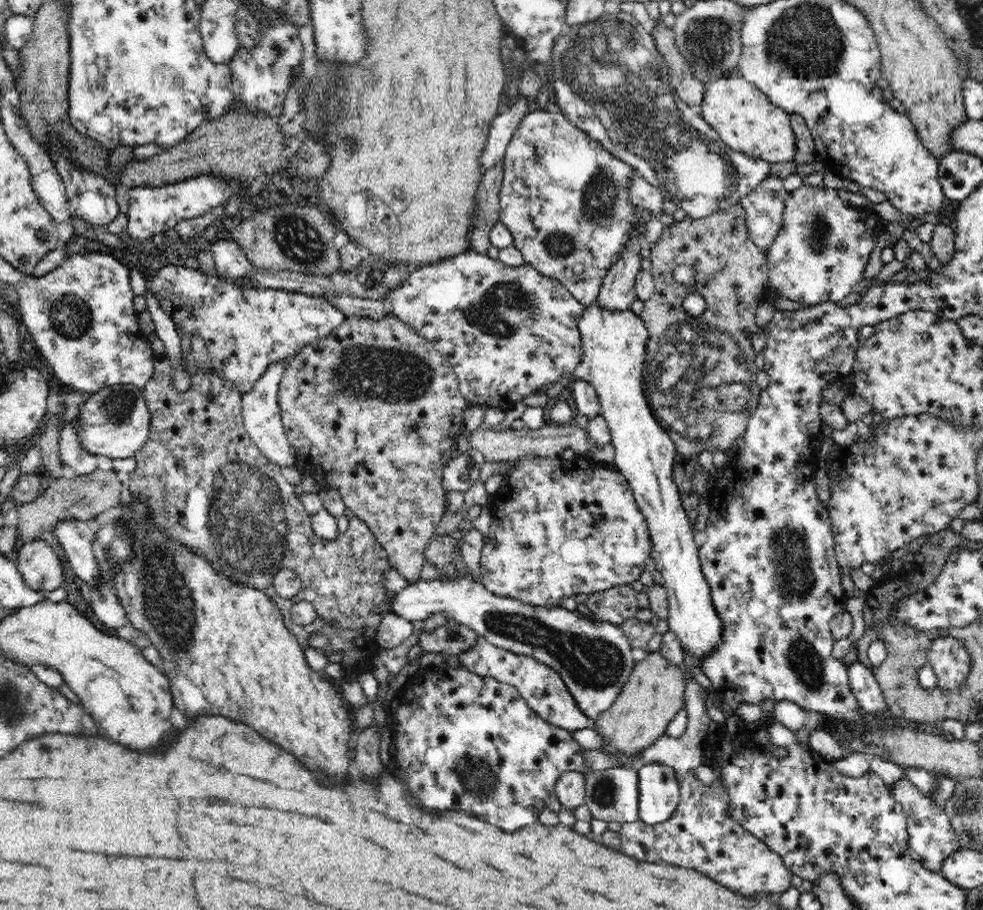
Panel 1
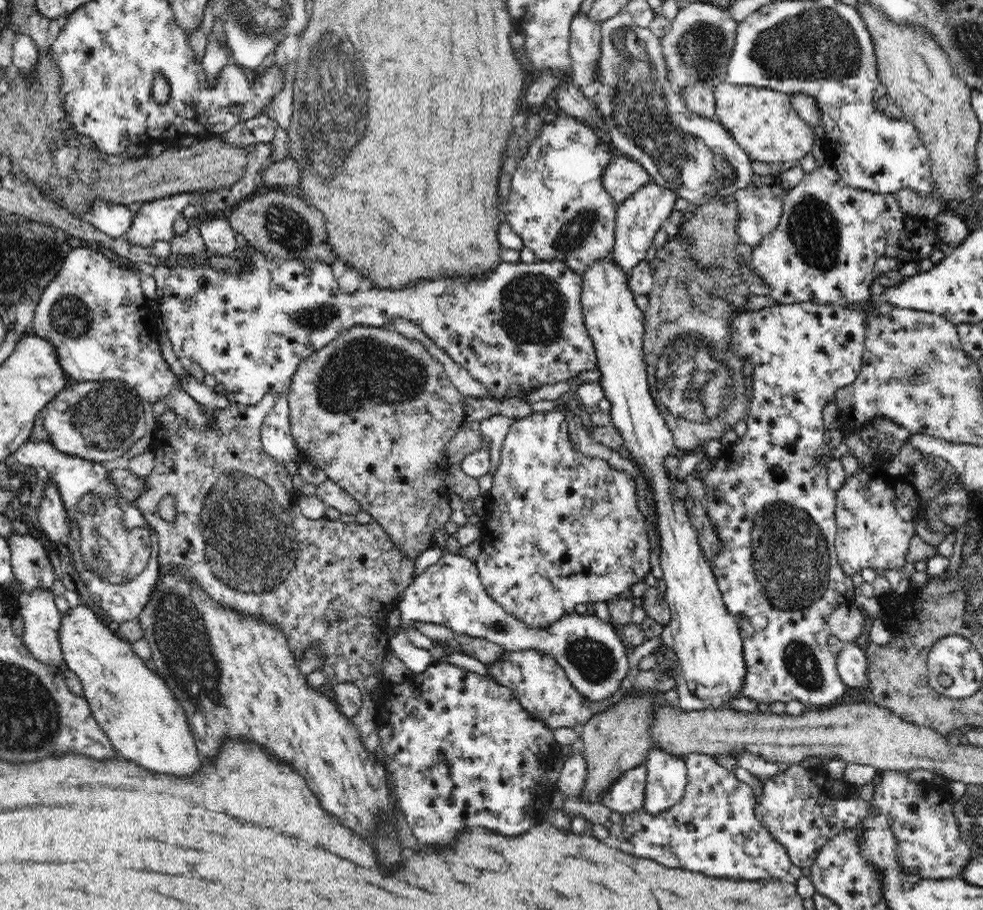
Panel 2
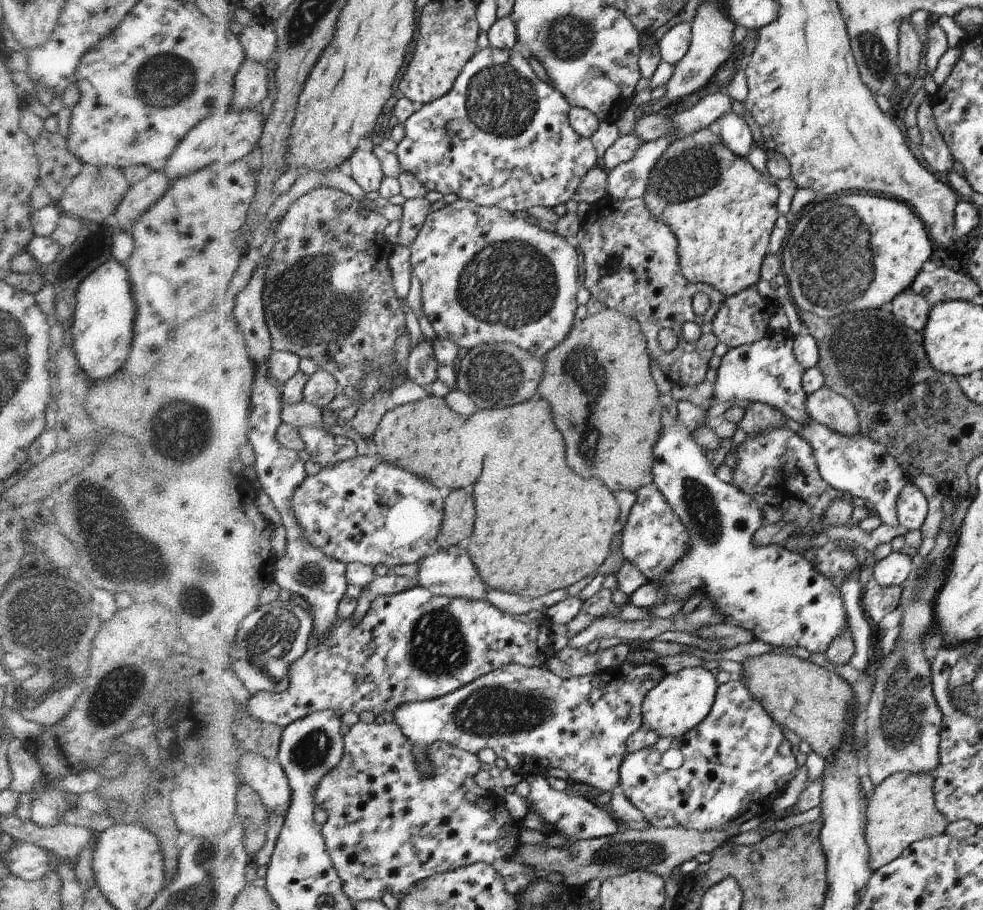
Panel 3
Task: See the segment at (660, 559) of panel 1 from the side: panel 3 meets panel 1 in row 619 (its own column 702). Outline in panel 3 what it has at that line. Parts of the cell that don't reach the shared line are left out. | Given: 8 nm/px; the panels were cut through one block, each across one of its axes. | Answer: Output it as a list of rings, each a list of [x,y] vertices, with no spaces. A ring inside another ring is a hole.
[[[686,667],[667,673],[646,696],[642,703],[642,724],[659,737],[680,738],[690,733],[711,713],[716,696],[716,678],[703,667]]]

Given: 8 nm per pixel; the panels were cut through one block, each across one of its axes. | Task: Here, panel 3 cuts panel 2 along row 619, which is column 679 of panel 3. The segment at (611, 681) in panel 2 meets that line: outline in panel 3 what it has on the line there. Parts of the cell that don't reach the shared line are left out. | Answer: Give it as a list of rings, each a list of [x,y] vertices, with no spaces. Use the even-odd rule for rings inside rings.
[[[678,401],[676,418],[672,424],[664,427],[664,436],[655,445],[656,486],[671,503],[672,510],[682,520],[691,535],[691,550],[680,558],[663,577],[658,578],[662,600],[666,603],[687,602],[695,592],[712,599],[716,610],[724,616],[724,624],[735,624],[748,628],[756,639],[784,651],[794,646],[803,646],[812,654],[826,652],[836,636],[846,630],[846,604],[843,602],[842,590],[835,583],[808,562],[803,555],[791,552],[786,547],[755,546],[754,532],[764,525],[763,510],[756,504],[755,498],[740,492],[736,486],[725,483],[714,474],[708,458],[702,452],[702,446],[696,444],[692,432],[698,426],[705,426],[709,408],[696,406],[692,402]]]

